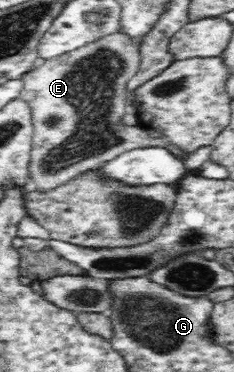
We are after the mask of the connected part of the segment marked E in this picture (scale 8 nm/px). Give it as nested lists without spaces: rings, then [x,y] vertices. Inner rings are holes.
[[[121,29],[115,32],[107,33],[105,36],[96,37],[95,40],[83,44],[71,52],[66,52],[61,54],[61,56],[56,56],[45,60],[43,64],[39,67],[34,67],[31,69],[31,72],[28,72],[23,78],[24,83],[23,92],[21,92],[20,99],[22,99],[30,108],[32,113],[32,124],[33,124],[33,144],[30,153],[30,163],[27,166],[27,182],[28,185],[27,191],[35,191],[36,194],[46,195],[51,191],[54,191],[57,187],[62,187],[64,184],[70,182],[75,178],[78,178],[79,175],[85,175],[89,171],[95,170],[99,164],[113,160],[117,156],[124,154],[125,152],[130,152],[131,150],[136,150],[139,148],[163,148],[166,152],[169,152],[174,158],[184,163],[186,160],[191,158],[193,153],[189,151],[183,151],[181,147],[177,147],[177,144],[173,144],[165,140],[163,137],[157,137],[154,133],[143,130],[141,127],[123,127],[121,126],[120,121],[123,119],[123,116],[129,111],[129,105],[127,96],[129,94],[128,83],[131,80],[132,76],[139,70],[140,67],[140,48],[138,43],[134,41],[132,36],[129,36],[127,33],[123,32]]]

